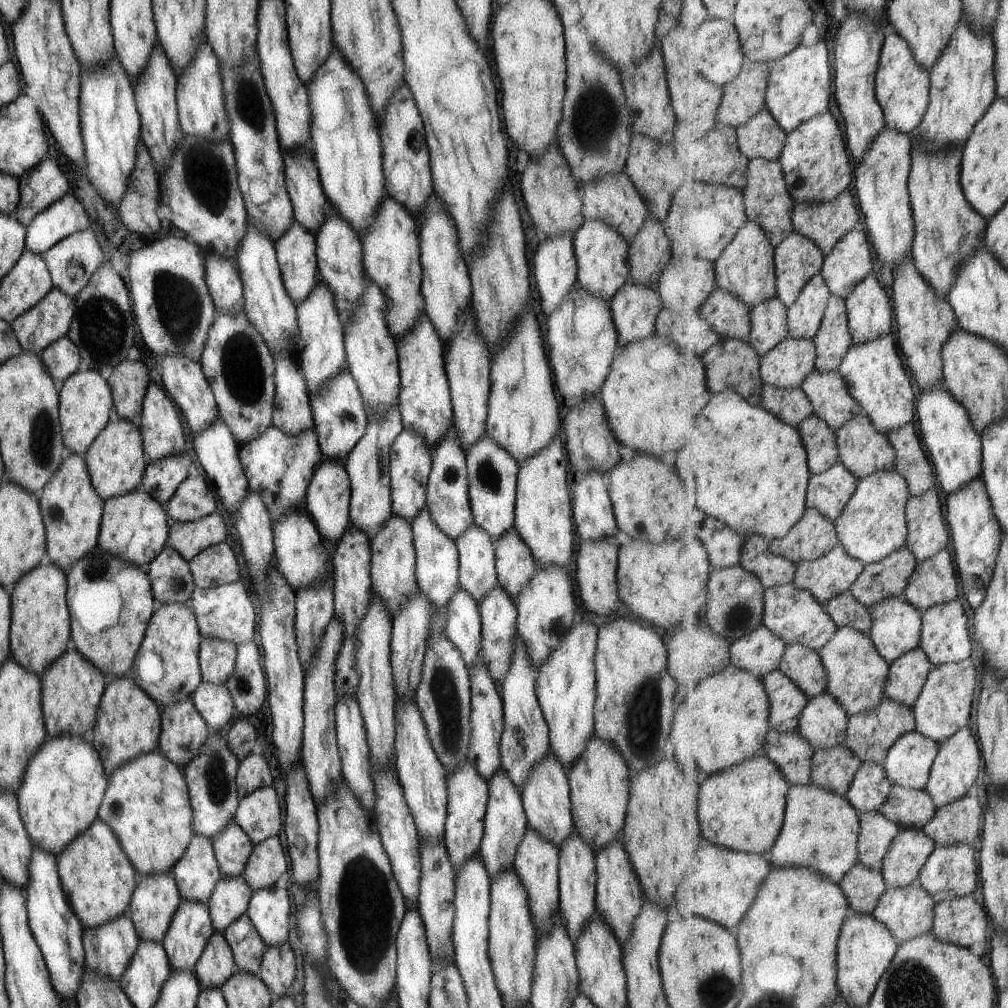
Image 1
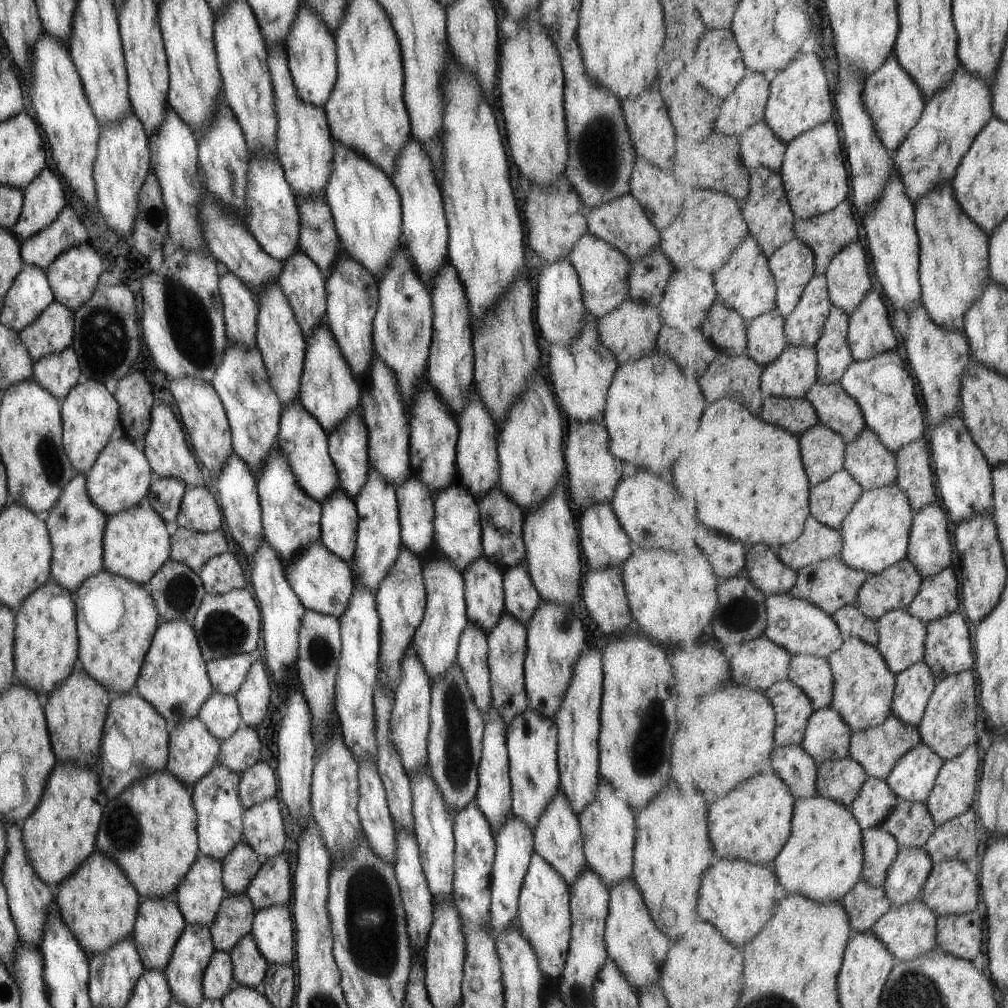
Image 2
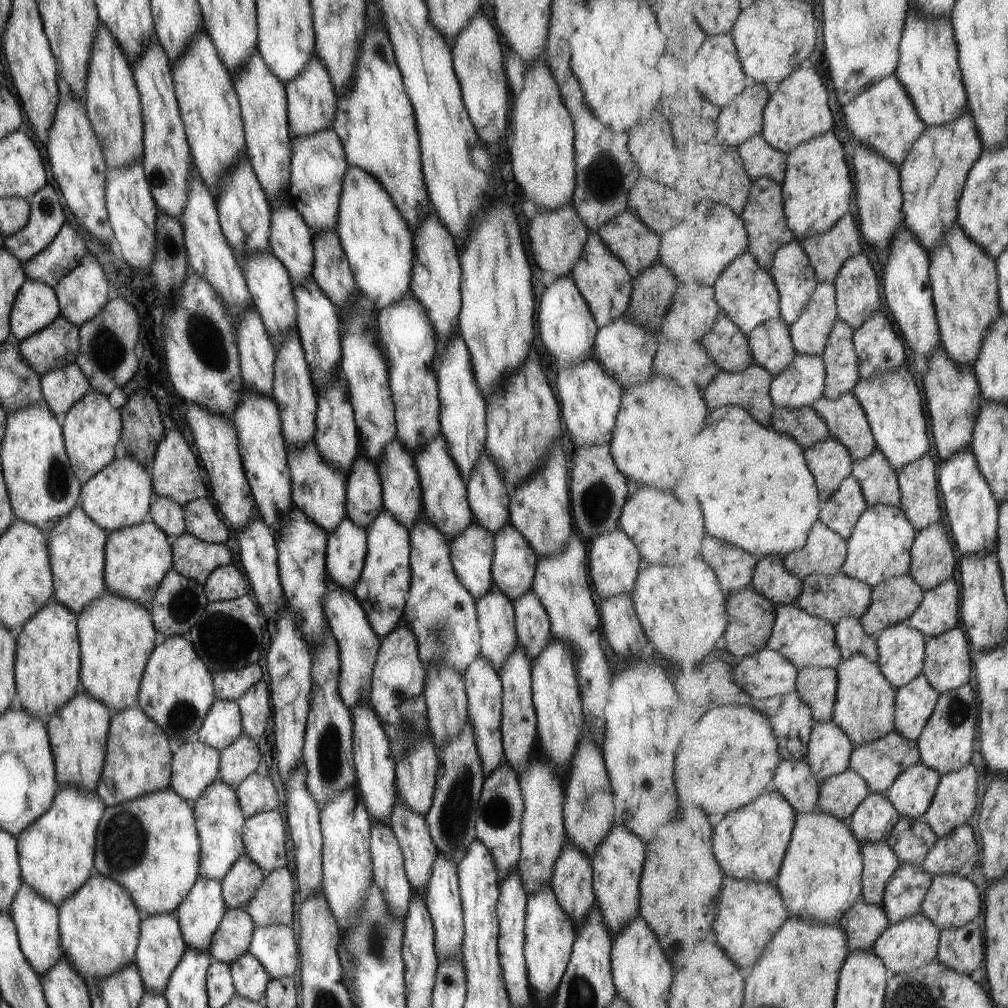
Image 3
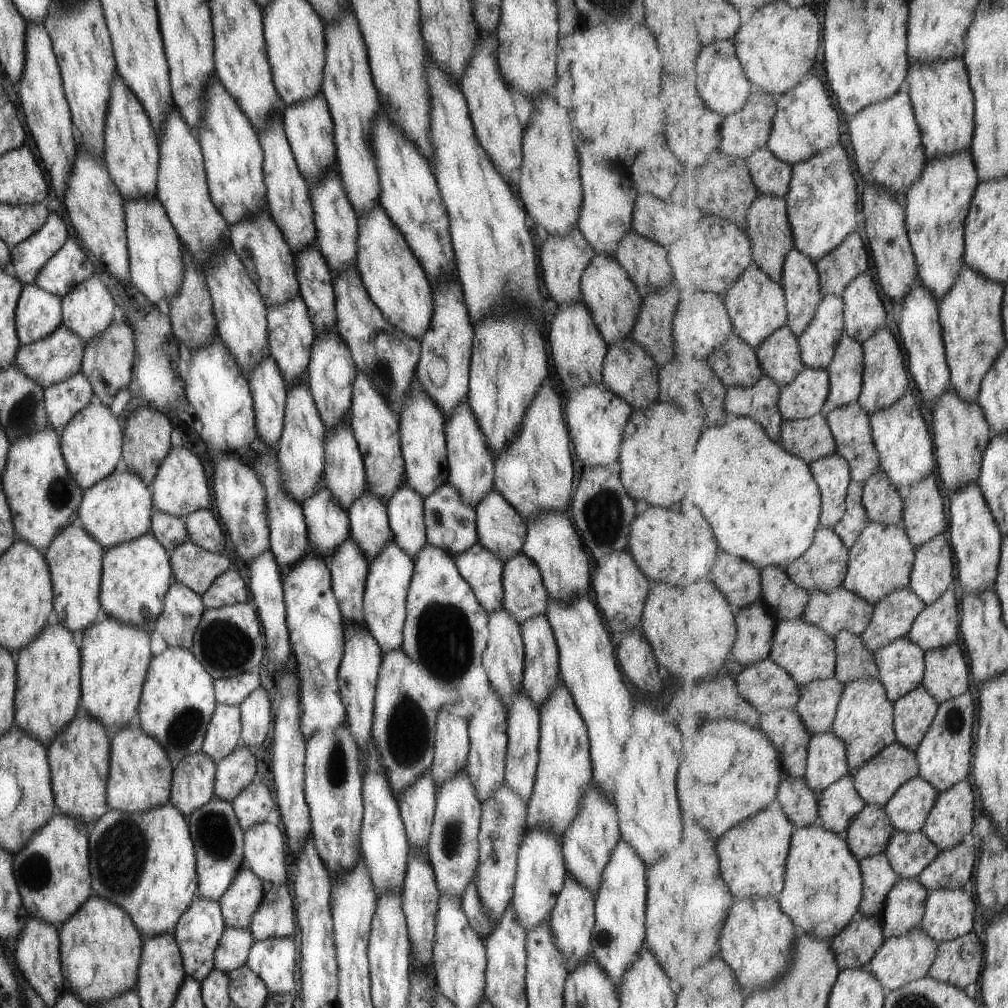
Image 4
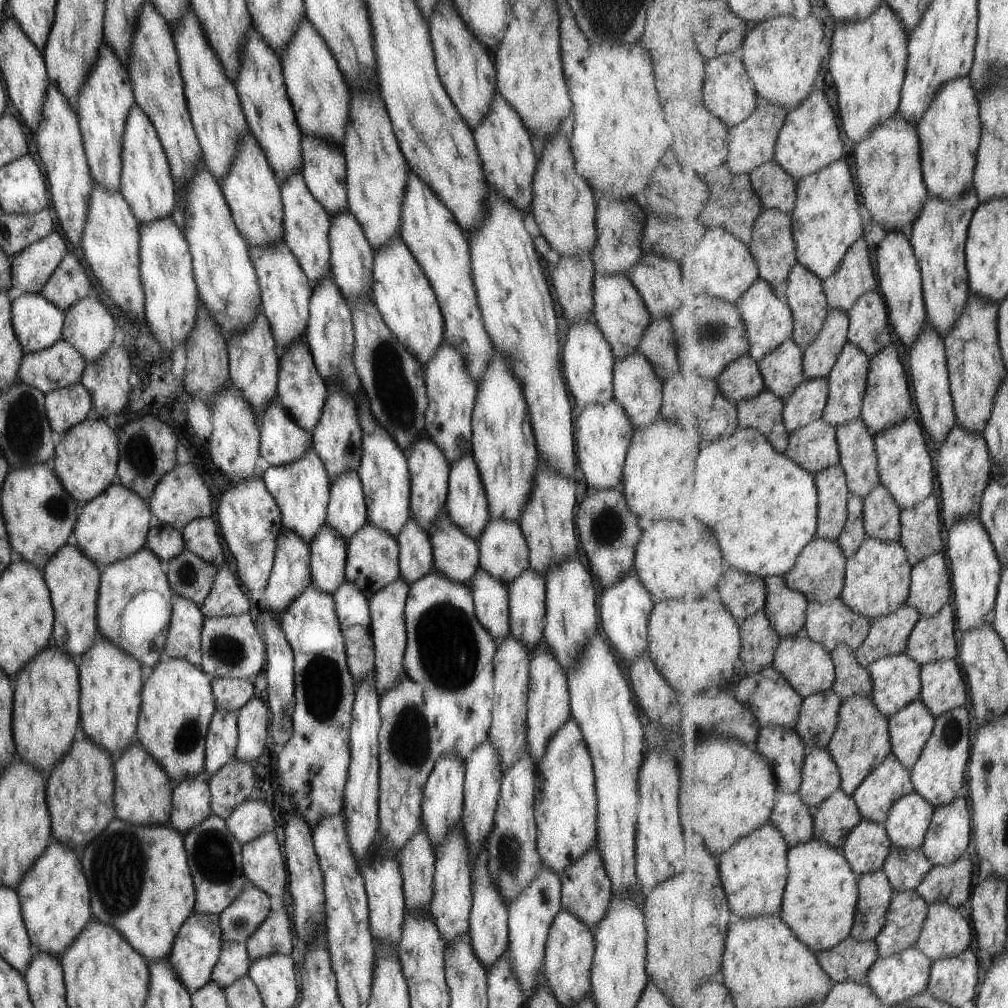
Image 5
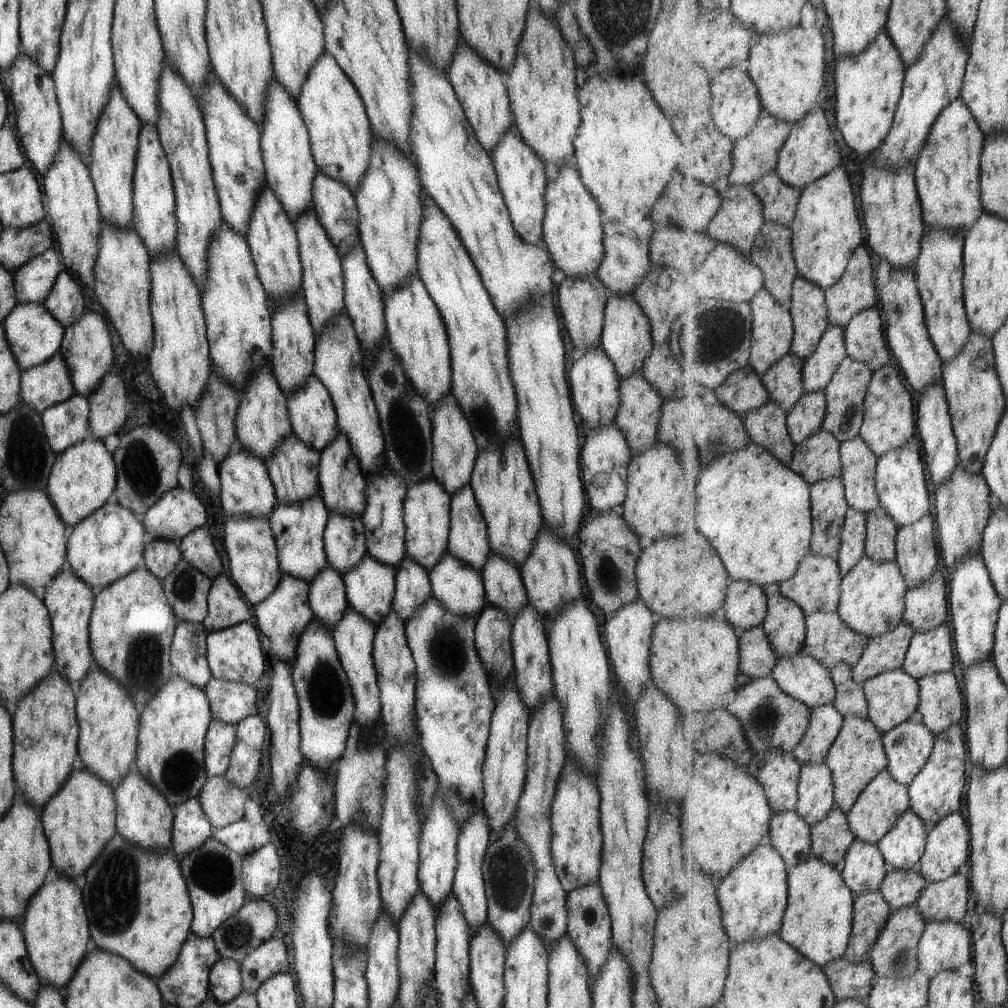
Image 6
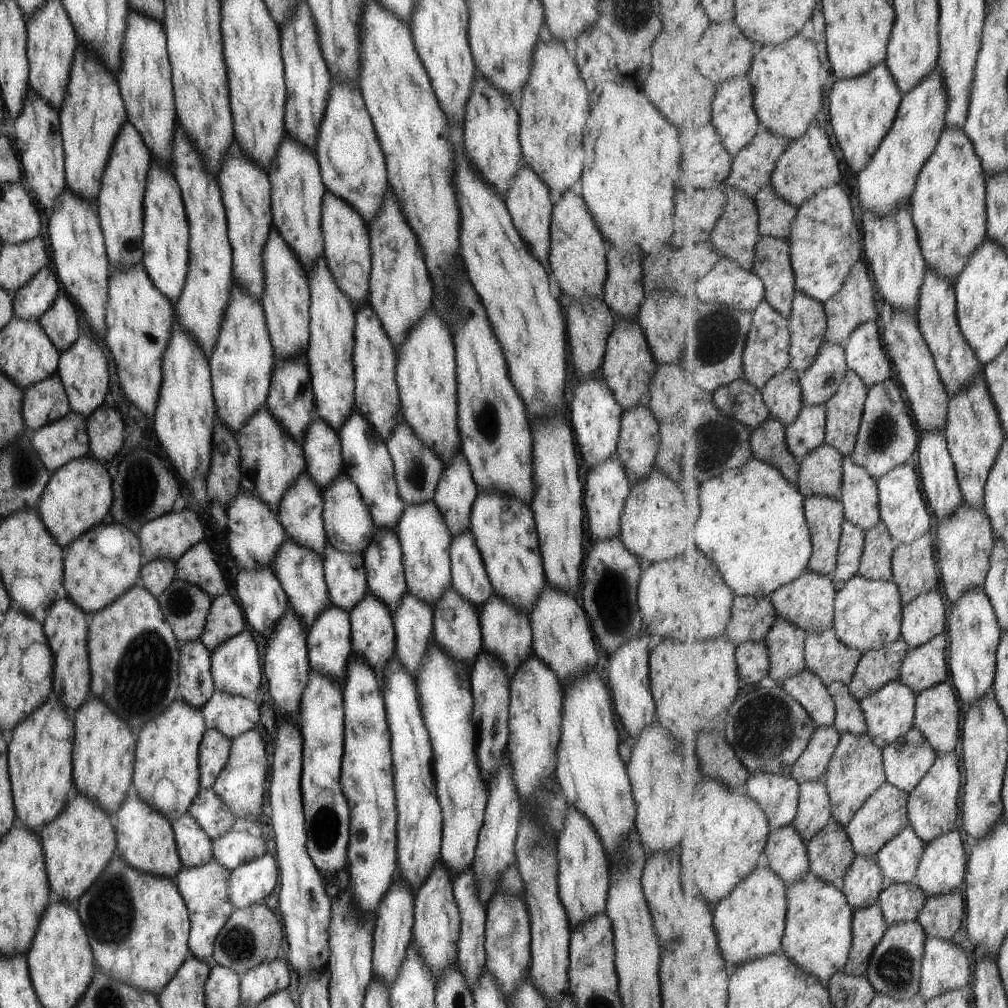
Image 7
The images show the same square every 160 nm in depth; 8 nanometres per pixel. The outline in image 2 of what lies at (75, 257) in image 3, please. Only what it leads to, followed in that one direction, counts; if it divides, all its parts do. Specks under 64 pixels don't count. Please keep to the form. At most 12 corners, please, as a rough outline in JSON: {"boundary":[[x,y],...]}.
{"boundary":[[66,204],[21,242],[23,265],[45,271],[87,230]]}

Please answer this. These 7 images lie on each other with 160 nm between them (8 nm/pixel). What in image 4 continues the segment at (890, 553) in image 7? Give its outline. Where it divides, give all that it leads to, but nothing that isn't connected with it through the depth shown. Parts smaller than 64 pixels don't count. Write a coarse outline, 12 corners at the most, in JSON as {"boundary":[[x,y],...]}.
{"boundary":[[881,468],[864,484],[871,522],[905,528],[904,502]]}

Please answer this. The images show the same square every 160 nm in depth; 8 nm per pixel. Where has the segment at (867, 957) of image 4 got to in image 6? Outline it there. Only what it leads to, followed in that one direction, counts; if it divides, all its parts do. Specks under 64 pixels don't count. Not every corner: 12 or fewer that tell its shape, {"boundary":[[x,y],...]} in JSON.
{"boundary":[[843,957],[825,972],[838,1002],[866,1002],[877,974]]}

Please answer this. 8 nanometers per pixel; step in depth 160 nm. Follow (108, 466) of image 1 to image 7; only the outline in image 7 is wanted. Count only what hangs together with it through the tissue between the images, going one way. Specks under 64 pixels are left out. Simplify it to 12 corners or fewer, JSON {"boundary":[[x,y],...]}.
{"boundary":[[101,522],[63,548],[64,591],[89,615],[138,584],[136,535]]}

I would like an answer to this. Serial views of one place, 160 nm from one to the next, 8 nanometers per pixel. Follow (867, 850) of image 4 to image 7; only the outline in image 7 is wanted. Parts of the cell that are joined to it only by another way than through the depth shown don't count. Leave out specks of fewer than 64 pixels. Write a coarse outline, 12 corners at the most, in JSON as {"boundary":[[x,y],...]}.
{"boundary":[[856,855],[842,891],[855,912],[887,885],[875,859]]}

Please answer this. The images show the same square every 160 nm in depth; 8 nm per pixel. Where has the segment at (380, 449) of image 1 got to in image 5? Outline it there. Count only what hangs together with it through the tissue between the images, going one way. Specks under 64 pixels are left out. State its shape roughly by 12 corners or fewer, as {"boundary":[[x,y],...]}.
{"boundary":[[401,574],[371,594],[369,628],[377,695],[403,676]]}

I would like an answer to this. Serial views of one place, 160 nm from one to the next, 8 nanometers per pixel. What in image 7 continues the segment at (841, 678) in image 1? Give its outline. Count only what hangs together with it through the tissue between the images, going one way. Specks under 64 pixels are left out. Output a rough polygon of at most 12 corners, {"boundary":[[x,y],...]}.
{"boundary":[[846,733],[825,782],[847,828],[888,782],[884,750]]}

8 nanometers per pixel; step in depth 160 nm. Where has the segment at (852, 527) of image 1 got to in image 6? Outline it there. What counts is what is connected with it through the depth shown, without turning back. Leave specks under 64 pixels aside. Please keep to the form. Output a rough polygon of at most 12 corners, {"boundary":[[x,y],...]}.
{"boundary":[[863,557],[842,580],[838,613],[869,640],[904,622],[896,562]]}

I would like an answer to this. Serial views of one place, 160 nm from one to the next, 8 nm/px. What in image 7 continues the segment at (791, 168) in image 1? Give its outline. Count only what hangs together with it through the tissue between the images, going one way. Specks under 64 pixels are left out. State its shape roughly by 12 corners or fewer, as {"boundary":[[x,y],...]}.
{"boundary":[[849,194],[799,207],[789,243],[797,292],[823,304],[865,255]]}

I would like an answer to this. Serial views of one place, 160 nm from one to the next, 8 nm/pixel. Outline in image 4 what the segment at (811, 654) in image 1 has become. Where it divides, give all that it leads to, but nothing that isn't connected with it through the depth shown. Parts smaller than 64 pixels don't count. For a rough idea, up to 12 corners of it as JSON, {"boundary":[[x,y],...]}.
{"boundary":[[845,685],[800,688],[797,712],[813,736],[831,733]]}

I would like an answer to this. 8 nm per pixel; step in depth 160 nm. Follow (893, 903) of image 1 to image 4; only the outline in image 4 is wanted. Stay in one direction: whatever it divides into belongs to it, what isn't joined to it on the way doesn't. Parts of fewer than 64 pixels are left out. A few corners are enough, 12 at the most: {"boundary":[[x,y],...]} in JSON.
{"boundary":[[920,926],[891,937],[867,968],[897,991],[929,976],[939,943]]}

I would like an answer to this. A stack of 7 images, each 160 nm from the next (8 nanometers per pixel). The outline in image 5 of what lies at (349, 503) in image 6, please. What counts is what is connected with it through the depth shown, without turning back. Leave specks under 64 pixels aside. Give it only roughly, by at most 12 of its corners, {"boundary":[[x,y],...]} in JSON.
{"boundary":[[325,382],[310,433],[331,481],[361,456],[354,399]]}

